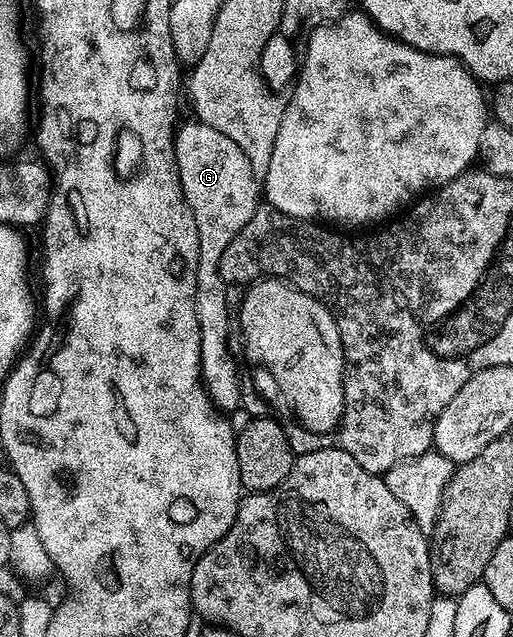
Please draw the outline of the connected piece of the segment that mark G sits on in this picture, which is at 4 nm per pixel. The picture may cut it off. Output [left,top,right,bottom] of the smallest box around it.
[175,121,261,413]

